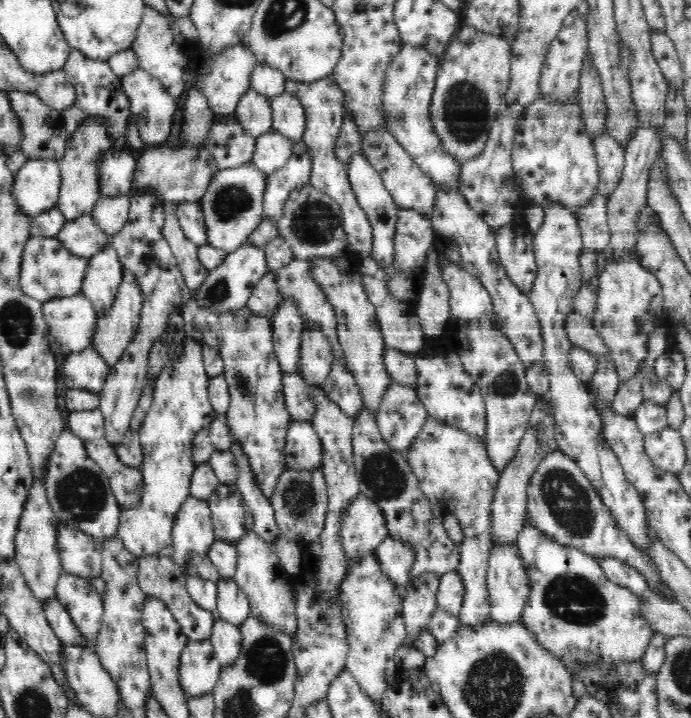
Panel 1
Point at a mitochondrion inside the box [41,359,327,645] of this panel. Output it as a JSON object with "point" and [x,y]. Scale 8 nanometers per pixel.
{"point":[80,493]}

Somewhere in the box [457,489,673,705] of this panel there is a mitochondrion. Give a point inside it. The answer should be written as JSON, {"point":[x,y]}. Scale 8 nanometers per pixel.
{"point":[573,598]}

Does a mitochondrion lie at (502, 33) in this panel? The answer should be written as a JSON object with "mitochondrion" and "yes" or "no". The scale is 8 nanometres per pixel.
{"mitochondrion":"no"}

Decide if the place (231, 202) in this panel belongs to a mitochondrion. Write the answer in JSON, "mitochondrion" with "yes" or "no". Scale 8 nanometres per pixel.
{"mitochondrion":"yes"}

